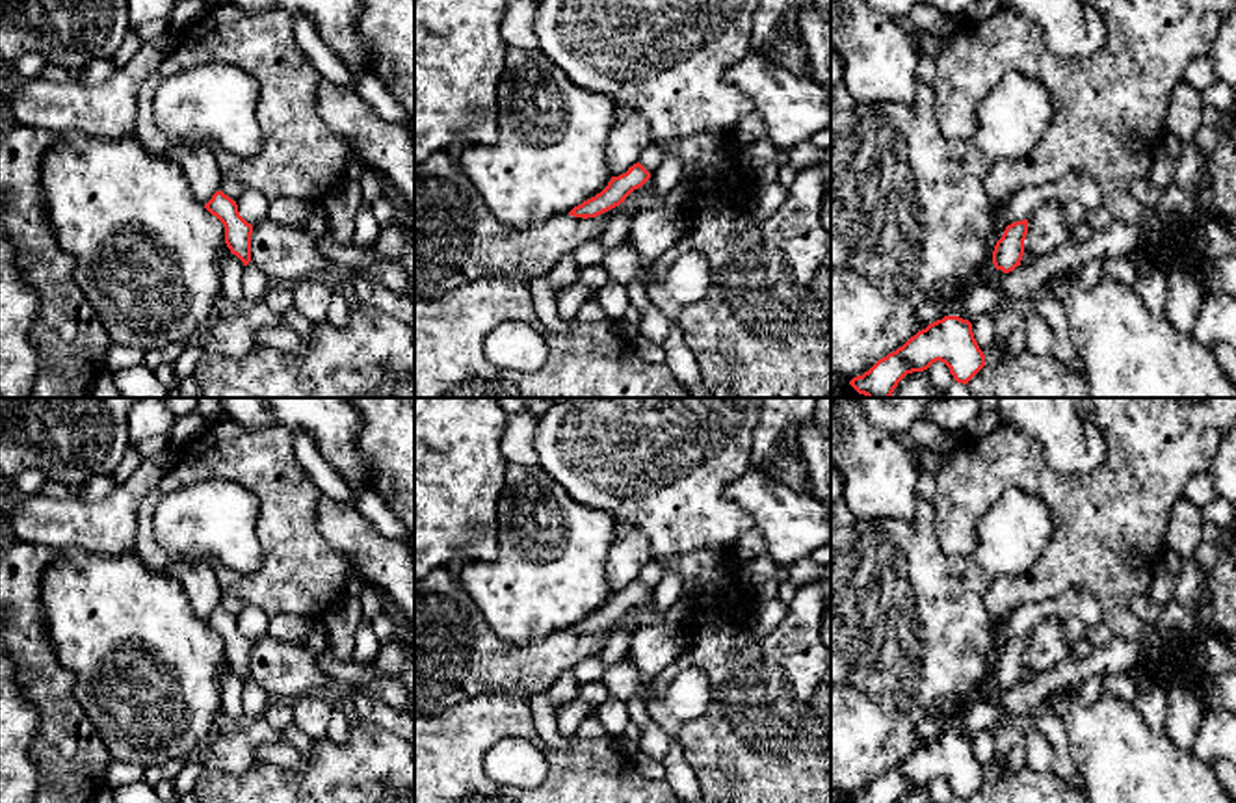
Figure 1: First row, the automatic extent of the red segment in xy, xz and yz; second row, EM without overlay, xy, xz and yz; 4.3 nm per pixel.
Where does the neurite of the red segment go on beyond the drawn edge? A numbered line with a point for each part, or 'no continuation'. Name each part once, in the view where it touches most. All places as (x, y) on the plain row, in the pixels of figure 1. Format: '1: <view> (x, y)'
no continuation

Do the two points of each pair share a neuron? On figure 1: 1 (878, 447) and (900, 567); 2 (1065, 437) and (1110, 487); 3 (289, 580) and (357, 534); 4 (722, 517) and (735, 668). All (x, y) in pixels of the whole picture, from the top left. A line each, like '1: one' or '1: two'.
1: two
2: two
3: two
4: two

